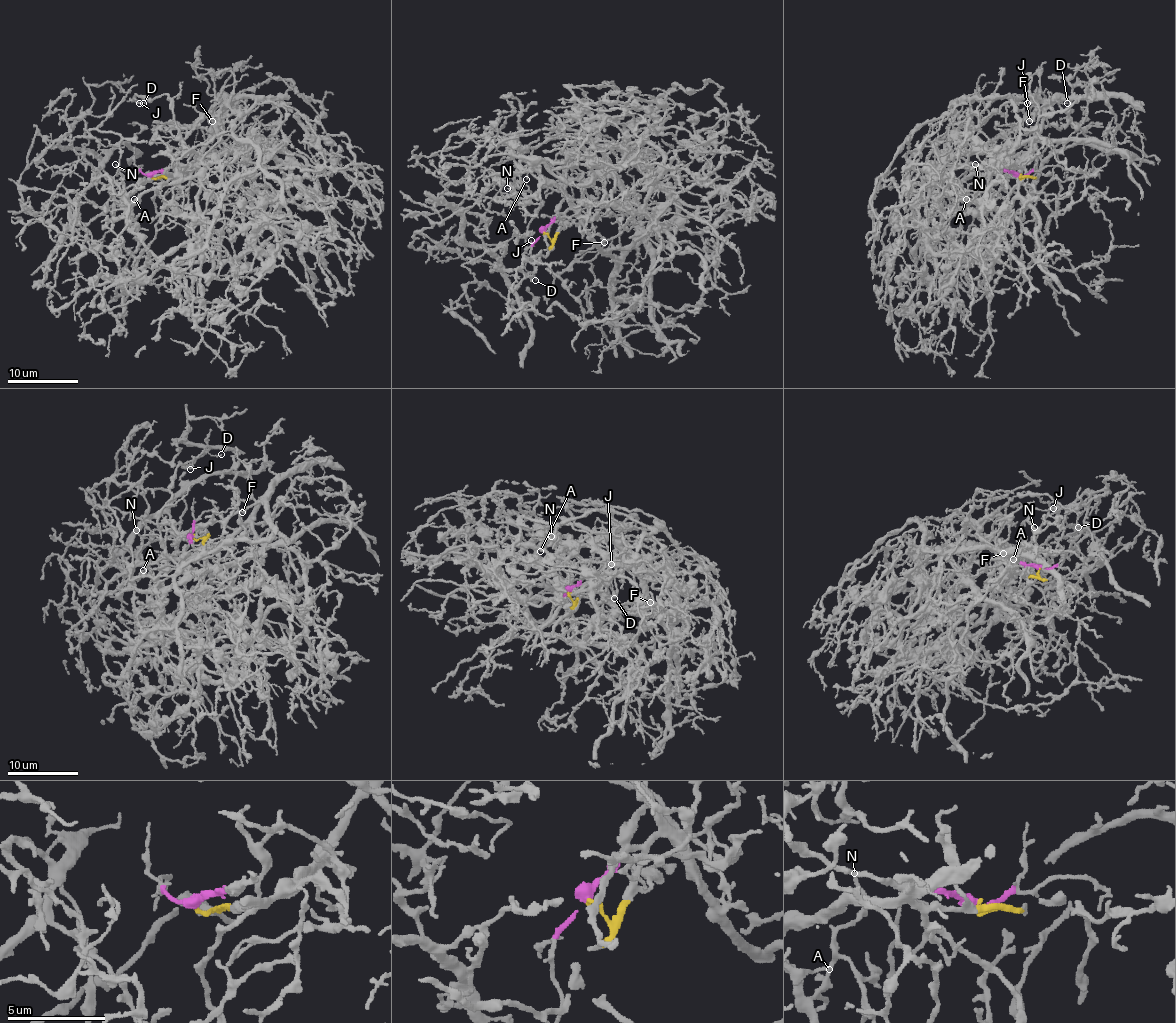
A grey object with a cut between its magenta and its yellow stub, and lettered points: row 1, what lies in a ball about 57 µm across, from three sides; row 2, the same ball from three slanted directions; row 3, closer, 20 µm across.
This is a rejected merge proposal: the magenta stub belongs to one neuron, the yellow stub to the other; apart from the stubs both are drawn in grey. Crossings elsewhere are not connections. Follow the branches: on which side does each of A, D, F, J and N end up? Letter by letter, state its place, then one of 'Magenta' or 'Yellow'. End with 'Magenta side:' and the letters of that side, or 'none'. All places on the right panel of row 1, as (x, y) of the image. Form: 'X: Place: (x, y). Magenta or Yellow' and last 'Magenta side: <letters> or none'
A: Place: (966, 199). Magenta
D: Place: (1067, 103). Magenta
F: Place: (1029, 121). Yellow
J: Place: (1027, 103). Magenta
N: Place: (975, 164). Yellow
Magenta side: A, D, J

